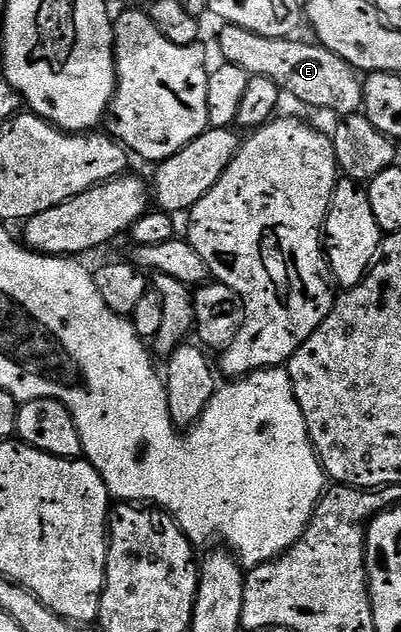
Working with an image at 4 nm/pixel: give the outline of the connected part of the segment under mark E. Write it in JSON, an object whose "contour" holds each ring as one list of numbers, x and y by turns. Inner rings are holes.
{"contour":[[224,23,220,31,220,59,230,65,238,65,238,69,246,69,248,75,261,75,270,77,274,85,280,87,285,96,293,95,300,103,308,107,325,107,333,111,336,117,347,117,357,114,364,102,364,85,361,76,342,57,330,53,319,43,309,41,303,43,297,37,287,39,275,39,274,37,262,37,258,33,250,33,250,29,242,29,233,23]]}

